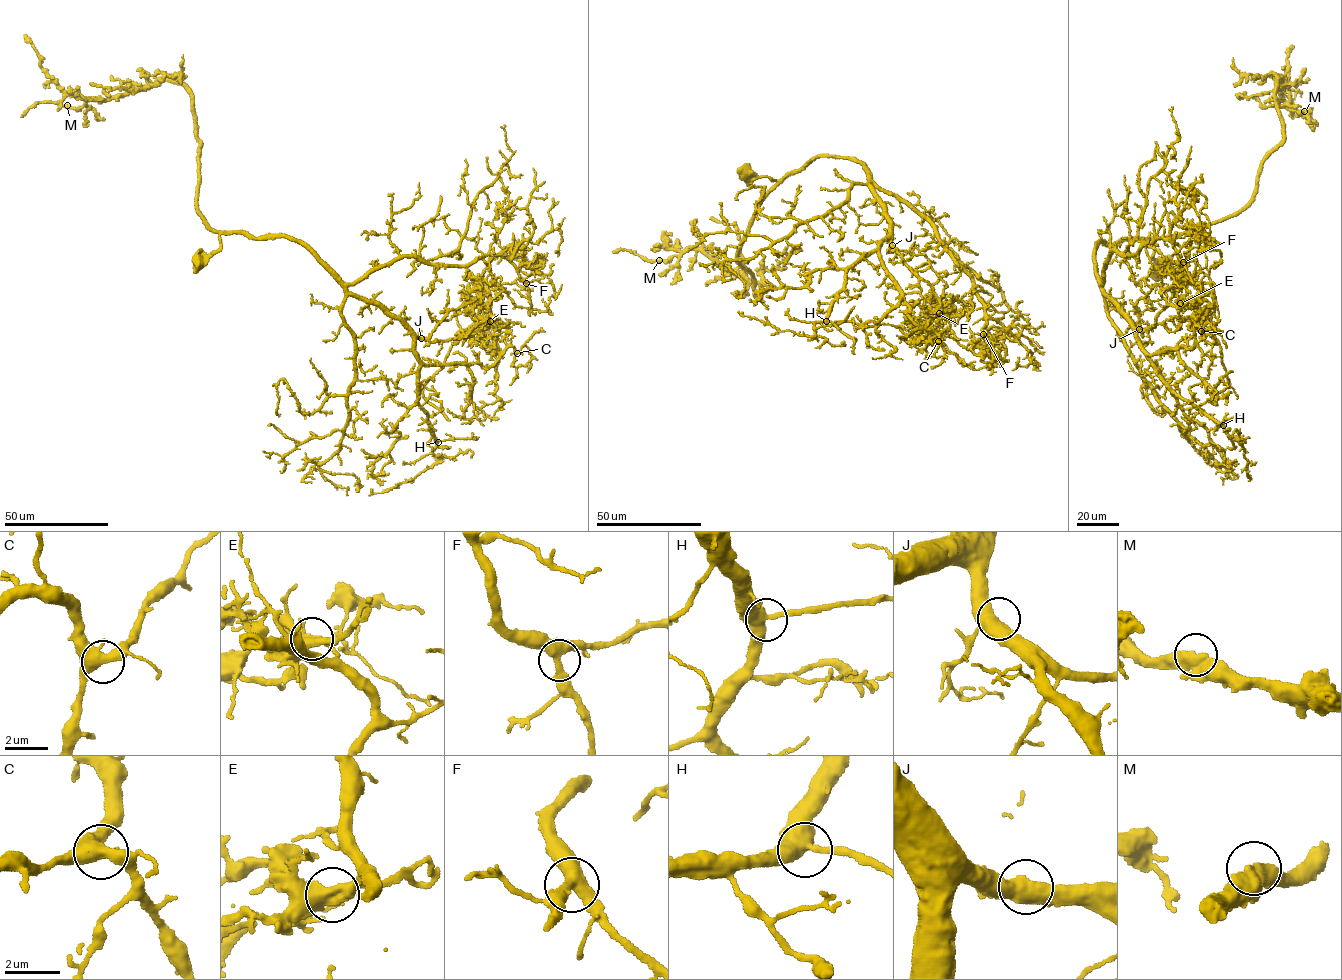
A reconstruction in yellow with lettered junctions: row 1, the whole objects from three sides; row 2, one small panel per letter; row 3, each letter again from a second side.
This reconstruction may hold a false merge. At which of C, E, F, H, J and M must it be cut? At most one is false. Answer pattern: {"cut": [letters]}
{"cut": ["E"]}

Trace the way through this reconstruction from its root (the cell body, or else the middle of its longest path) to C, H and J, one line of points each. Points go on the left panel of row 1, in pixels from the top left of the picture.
C: (199, 263), (221, 234), (292, 237), (400, 320), (425, 364), (489, 367), (517, 353)
H: (199, 263), (220, 248), (221, 234), (297, 239), (345, 289), (410, 330), (419, 363), (418, 402), (438, 442)
J: (199, 263), (220, 248), (221, 234), (292, 237), (345, 289), (372, 301), (421, 338)

